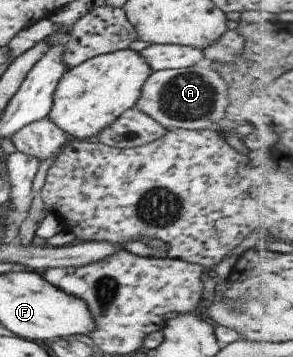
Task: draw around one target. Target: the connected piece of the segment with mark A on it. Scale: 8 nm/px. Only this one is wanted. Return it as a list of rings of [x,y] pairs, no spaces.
[[[188,66],[174,72],[172,69],[155,70],[143,81],[134,104],[139,112],[153,118],[167,129],[201,130],[214,128],[224,122],[229,90],[221,75],[213,69]]]

